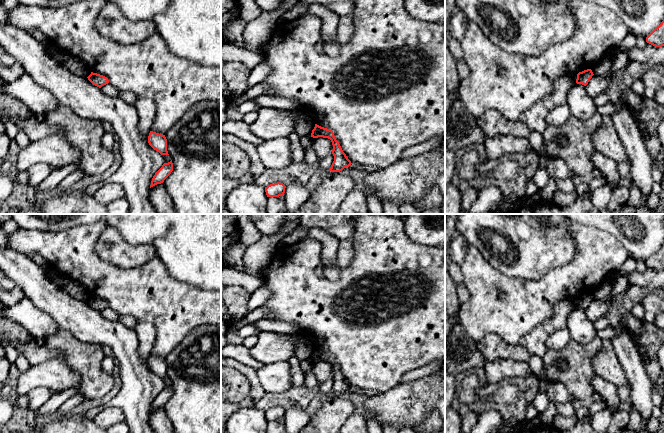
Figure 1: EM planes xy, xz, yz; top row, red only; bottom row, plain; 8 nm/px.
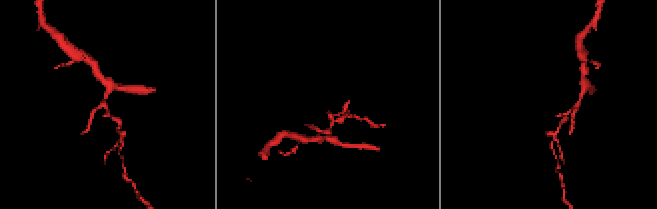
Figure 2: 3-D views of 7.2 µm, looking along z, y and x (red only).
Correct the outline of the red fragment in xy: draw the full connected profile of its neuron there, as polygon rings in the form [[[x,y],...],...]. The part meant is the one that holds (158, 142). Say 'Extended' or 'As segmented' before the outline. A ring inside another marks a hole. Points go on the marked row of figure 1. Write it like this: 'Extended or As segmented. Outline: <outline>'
As segmented. Outline: [[[150,131],[148,136],[148,143],[161,155],[169,155],[167,151],[167,139],[165,135]]]

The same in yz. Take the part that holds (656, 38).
As segmented. Outline: [[[664,19],[658,27],[647,35],[646,42],[655,47],[664,46]]]

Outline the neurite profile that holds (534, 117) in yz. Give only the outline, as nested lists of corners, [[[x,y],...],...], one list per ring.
[[[566,74],[553,83],[553,92],[534,103],[530,108],[523,111],[519,120],[523,121],[531,131],[541,134],[547,126],[546,118],[555,106],[566,104],[568,91],[576,84],[577,74]]]

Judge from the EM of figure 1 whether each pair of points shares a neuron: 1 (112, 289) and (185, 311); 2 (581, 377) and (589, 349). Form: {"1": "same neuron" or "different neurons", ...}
{"1": "same neuron", "2": "same neuron"}

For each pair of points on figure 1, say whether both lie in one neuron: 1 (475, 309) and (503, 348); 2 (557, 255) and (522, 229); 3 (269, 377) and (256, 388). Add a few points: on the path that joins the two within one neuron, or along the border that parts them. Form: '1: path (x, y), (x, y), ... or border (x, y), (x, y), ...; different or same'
1: border (477, 342), (487, 334), (496, 333), (513, 344); different
2: path (548, 248), (541, 248), (531, 238); same
3: border (255, 371), (259, 383), (265, 392); different

